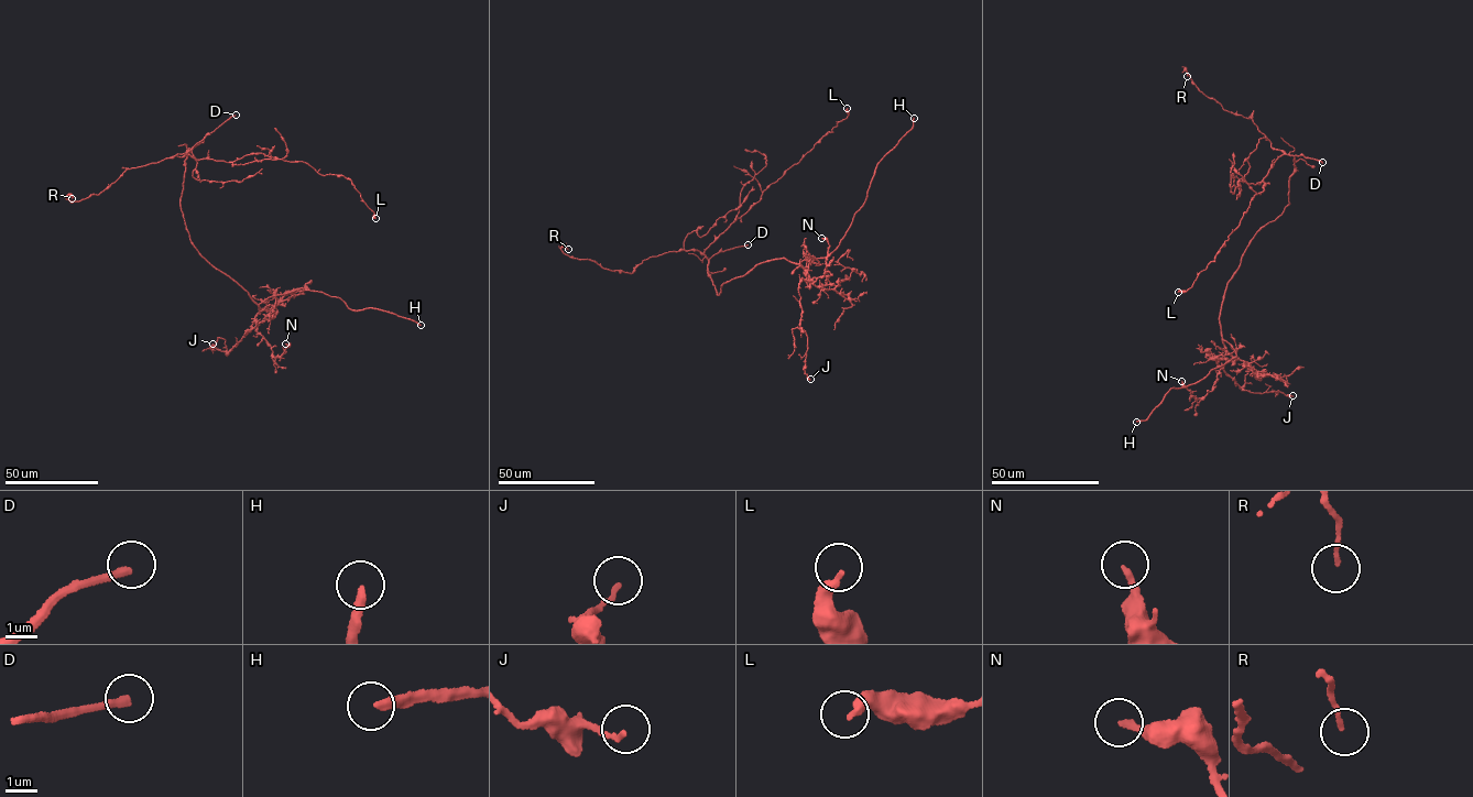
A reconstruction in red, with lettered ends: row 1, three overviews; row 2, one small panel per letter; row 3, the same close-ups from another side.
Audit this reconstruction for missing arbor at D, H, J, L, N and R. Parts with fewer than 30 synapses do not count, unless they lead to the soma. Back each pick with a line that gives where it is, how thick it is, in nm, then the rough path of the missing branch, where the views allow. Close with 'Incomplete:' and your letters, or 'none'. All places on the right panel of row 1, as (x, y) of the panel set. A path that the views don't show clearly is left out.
D: place (1322, 162); calibre 240 nm; course (1322, 162), (1342, 176), (1343, 192), (1337, 198), (1329, 225), (1306, 236), (1300, 228), (1297, 231), (1283, 273)
H: place (1136, 422); calibre 240 nm
Incomplete: D, H

